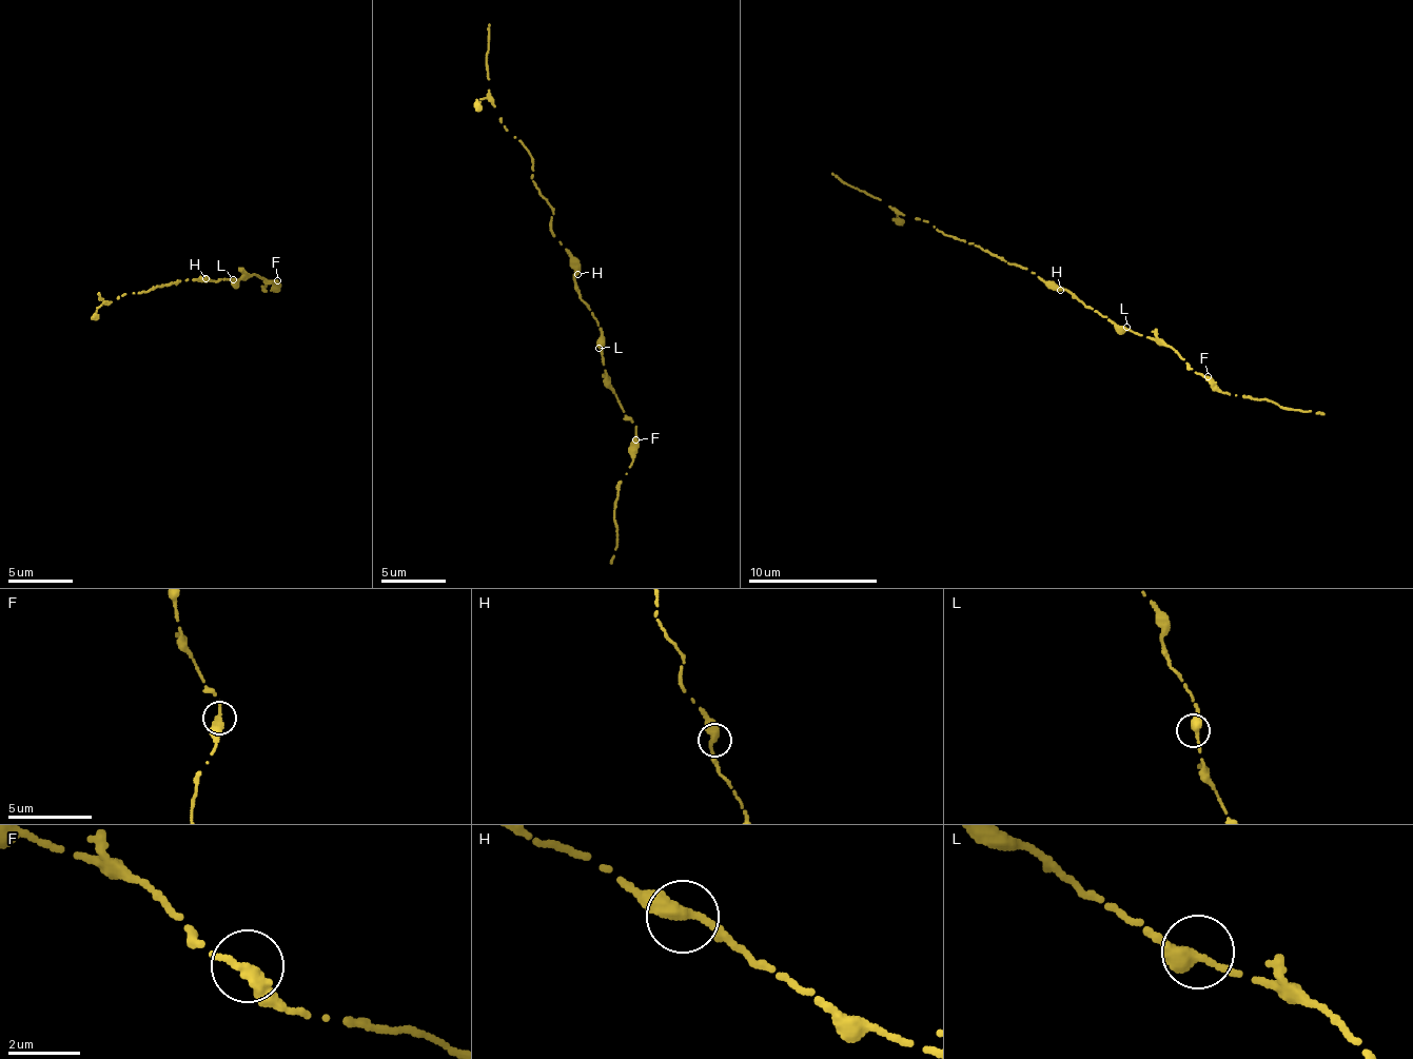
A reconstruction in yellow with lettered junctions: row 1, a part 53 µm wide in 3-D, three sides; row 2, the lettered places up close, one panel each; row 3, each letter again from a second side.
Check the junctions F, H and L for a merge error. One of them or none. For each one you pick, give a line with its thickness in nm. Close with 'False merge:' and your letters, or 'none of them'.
False merge: none of them

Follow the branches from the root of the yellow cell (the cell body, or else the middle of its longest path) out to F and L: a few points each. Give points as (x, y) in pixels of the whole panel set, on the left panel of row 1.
F: (210, 281), (228, 277), (240, 280), (240, 277), (255, 273), (266, 280), (276, 280)
L: (210, 281), (233, 279)

